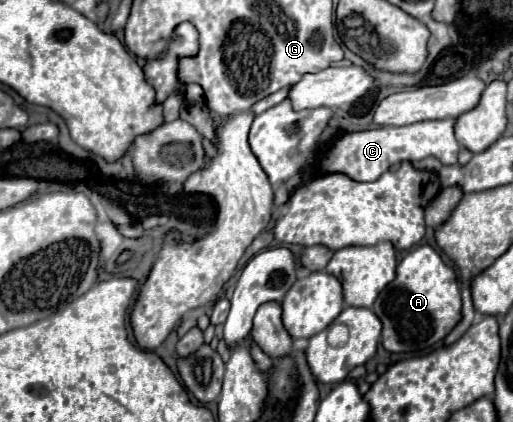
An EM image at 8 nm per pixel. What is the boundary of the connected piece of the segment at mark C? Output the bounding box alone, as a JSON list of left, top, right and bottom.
[321,120,459,182]

